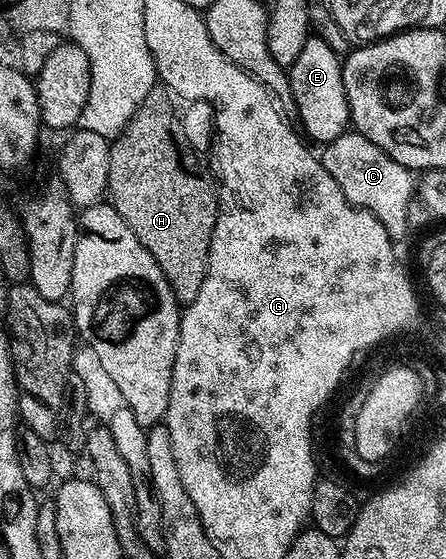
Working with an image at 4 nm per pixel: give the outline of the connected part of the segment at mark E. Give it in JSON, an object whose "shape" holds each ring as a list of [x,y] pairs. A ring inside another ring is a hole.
{"shape":[[[311,36],[301,49],[300,56],[296,56],[296,64],[288,67],[292,96],[298,109],[297,121],[302,122],[301,129],[305,137],[315,138],[319,144],[339,138],[347,133],[351,125],[348,96],[344,92],[342,63],[343,59],[323,38]]]}

